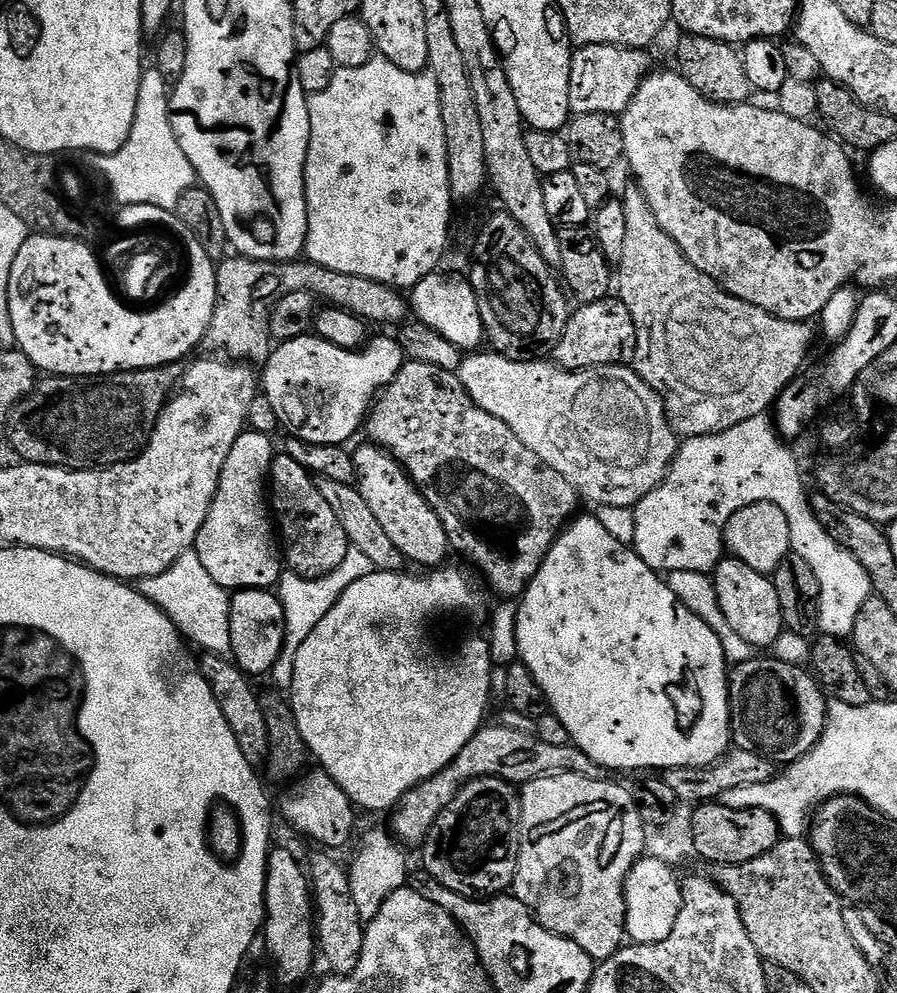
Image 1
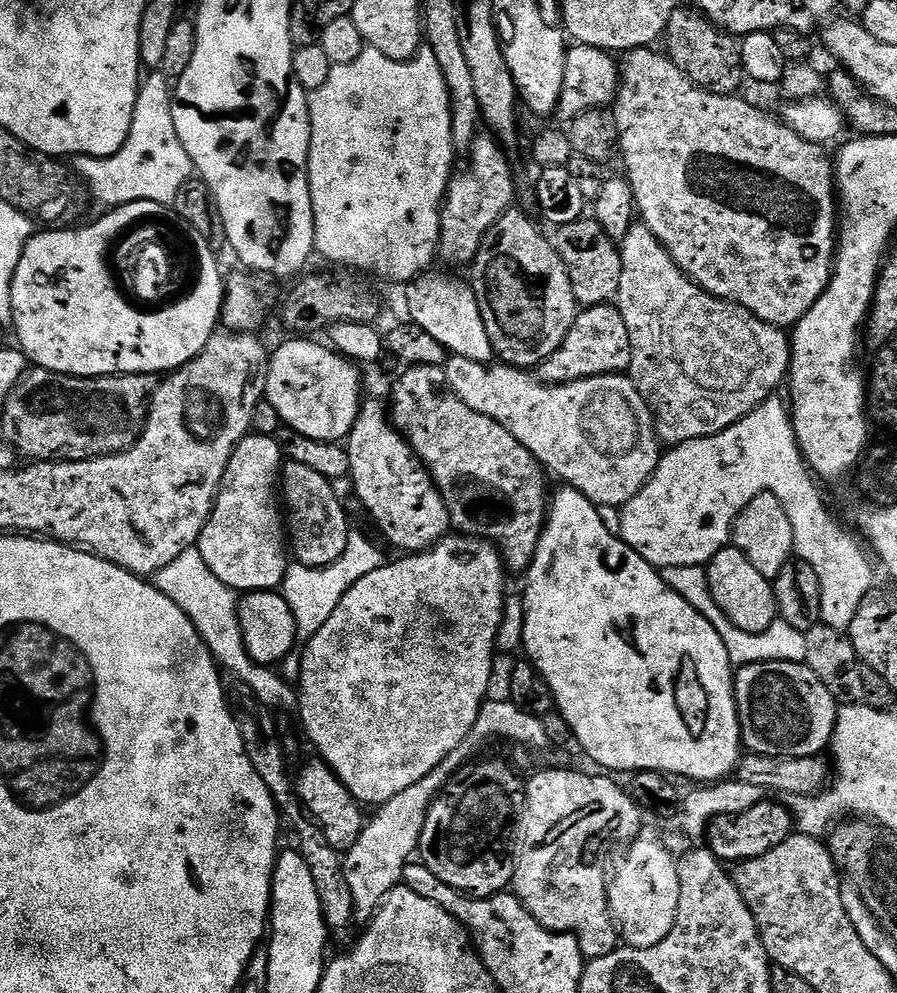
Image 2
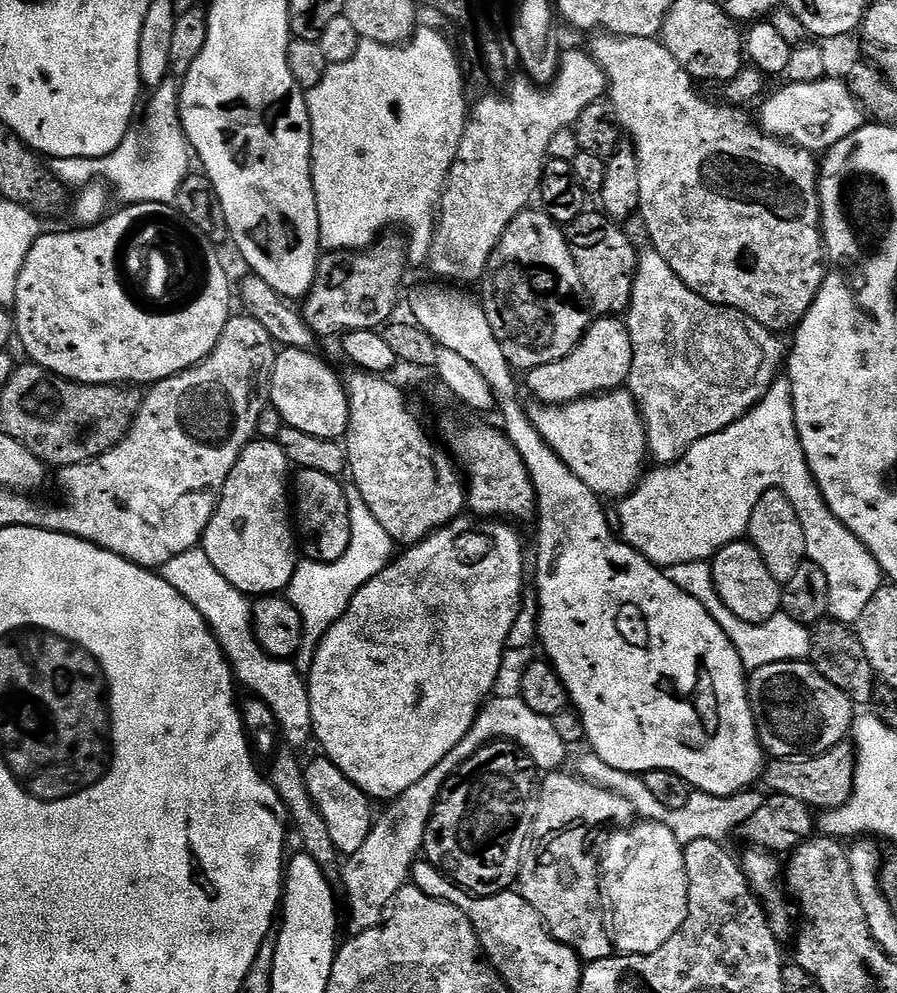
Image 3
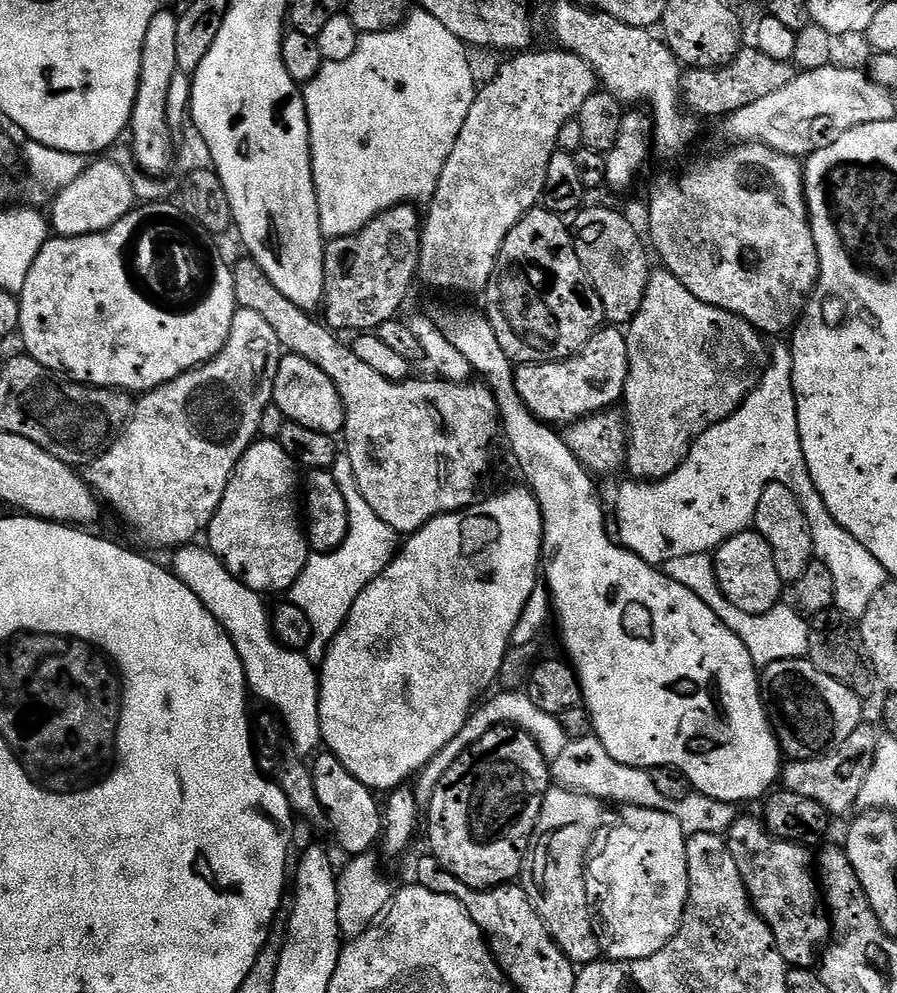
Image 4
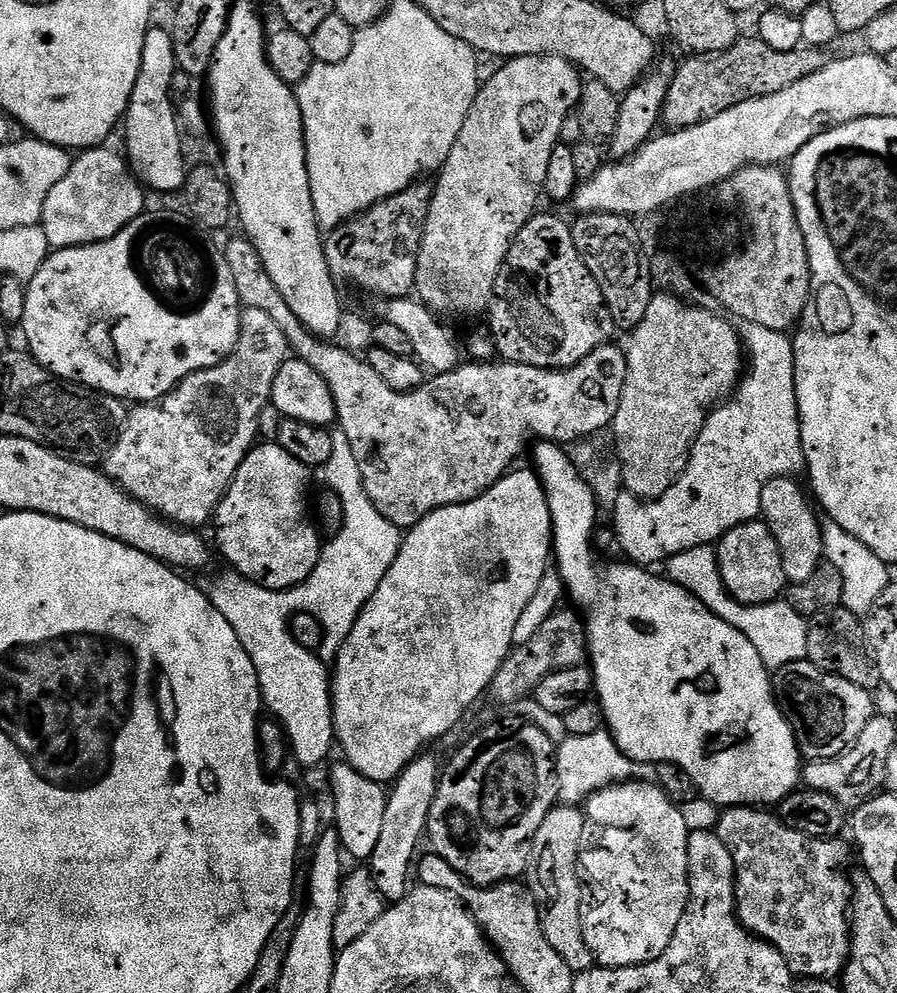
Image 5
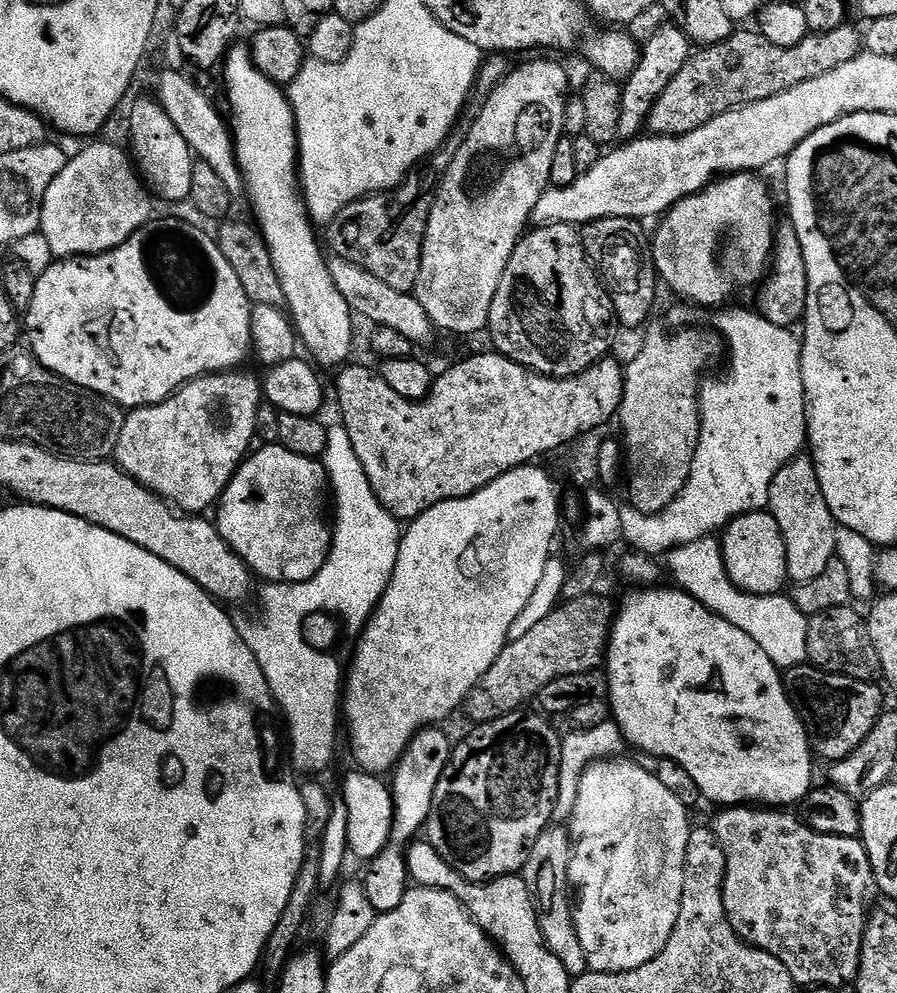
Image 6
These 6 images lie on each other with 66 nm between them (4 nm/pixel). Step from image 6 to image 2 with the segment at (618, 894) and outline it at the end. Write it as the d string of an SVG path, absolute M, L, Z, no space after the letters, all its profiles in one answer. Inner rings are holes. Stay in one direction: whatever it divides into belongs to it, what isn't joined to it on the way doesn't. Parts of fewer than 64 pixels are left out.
M637 839L627 845L628 853L620 865L615 865L614 875L608 885L608 905L612 909L615 923L623 943L630 948L658 946L674 930L674 922L680 913L680 866L677 857L671 856L656 840Z

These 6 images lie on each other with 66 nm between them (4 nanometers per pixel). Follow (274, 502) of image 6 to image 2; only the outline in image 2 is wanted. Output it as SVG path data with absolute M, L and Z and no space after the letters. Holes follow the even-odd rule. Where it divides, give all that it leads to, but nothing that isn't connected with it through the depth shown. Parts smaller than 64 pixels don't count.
M249 434L242 442L238 442L226 466L226 474L222 474L222 482L216 492L210 518L200 535L198 547L206 566L214 570L214 578L221 580L237 594L270 592L279 589L284 583L284 576L290 565L290 548L286 543L286 520L282 515L278 485L282 480L282 465L285 460L276 436Z

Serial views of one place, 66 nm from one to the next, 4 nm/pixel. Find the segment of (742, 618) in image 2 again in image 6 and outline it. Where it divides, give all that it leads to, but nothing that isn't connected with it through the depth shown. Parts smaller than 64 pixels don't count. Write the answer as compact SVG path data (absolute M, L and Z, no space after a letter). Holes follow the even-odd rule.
M761 510L734 517L723 529L720 549L726 574L730 574L730 582L734 582L738 590L755 596L779 596L785 591L789 583L786 542L771 512Z

